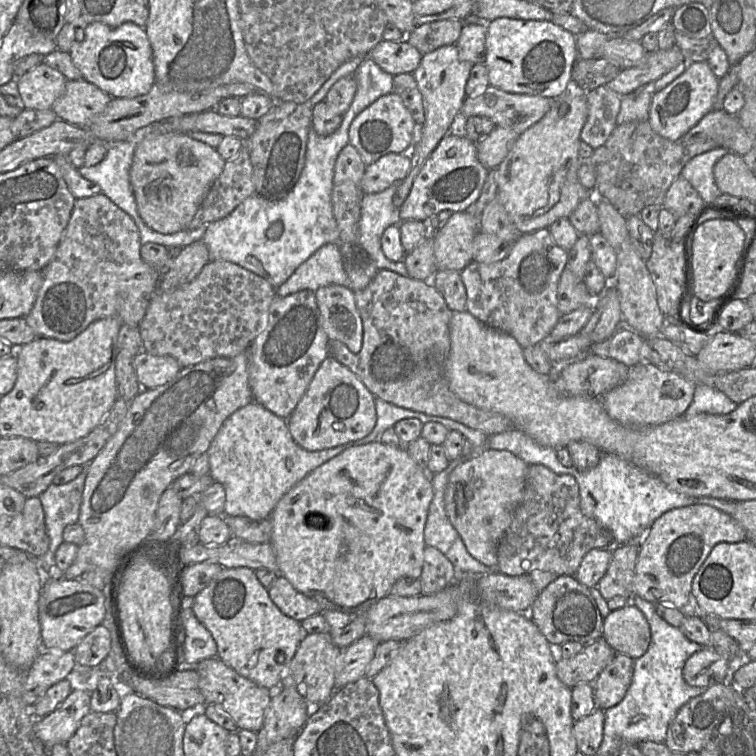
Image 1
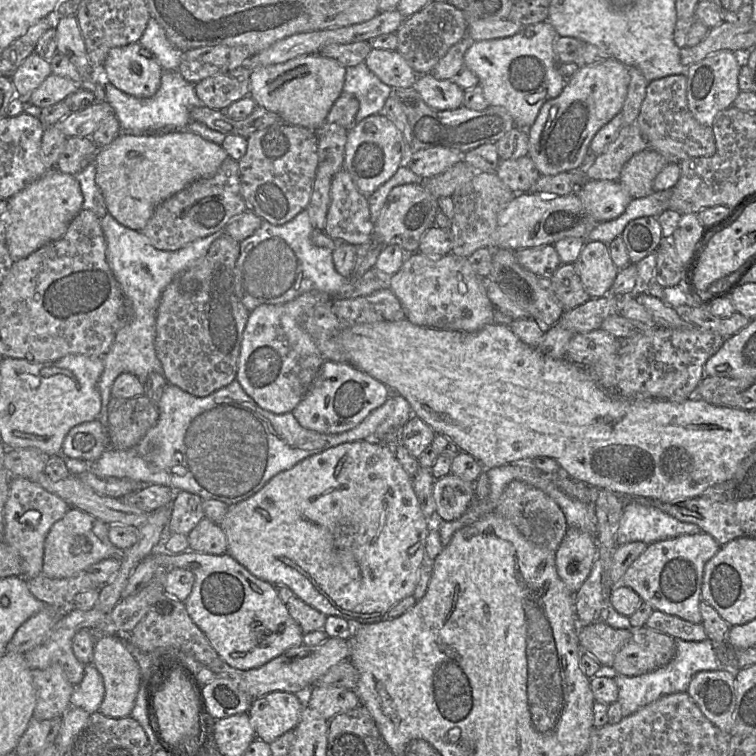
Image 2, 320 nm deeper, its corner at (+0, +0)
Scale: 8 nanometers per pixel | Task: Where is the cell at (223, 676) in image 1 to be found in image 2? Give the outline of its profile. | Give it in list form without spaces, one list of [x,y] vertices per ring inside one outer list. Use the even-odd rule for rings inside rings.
[[[275,691],[253,700],[248,710],[249,719],[256,734],[270,744],[298,724],[305,696]]]

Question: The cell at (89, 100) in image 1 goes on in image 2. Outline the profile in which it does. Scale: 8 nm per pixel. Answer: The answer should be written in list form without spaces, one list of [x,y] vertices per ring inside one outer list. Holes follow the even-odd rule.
[[[51,74],[26,97],[26,100],[37,107],[45,108],[64,101],[78,89],[79,86],[70,79]]]

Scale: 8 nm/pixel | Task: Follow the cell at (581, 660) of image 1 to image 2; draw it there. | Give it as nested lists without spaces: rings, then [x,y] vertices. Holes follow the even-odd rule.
[[[630,628],[631,639],[616,654],[611,669],[617,675],[638,676],[668,664],[676,653],[673,637],[647,628]]]

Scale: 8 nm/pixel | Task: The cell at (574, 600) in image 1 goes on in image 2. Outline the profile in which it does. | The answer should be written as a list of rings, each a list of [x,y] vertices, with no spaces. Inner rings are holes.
[[[599,620],[579,628],[580,649],[611,669],[616,654],[631,639],[631,629],[617,629]]]

